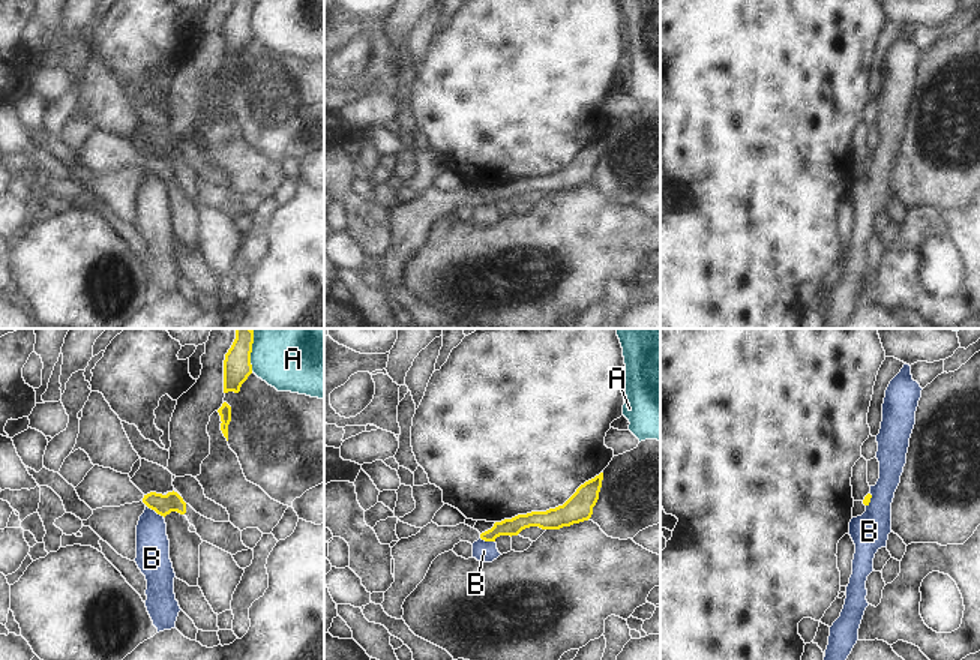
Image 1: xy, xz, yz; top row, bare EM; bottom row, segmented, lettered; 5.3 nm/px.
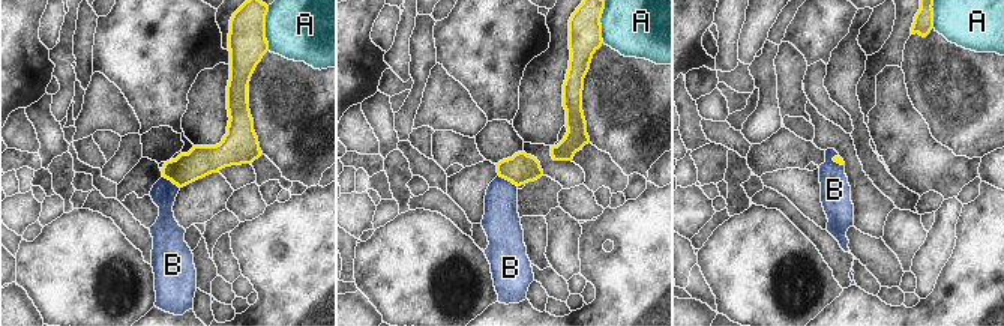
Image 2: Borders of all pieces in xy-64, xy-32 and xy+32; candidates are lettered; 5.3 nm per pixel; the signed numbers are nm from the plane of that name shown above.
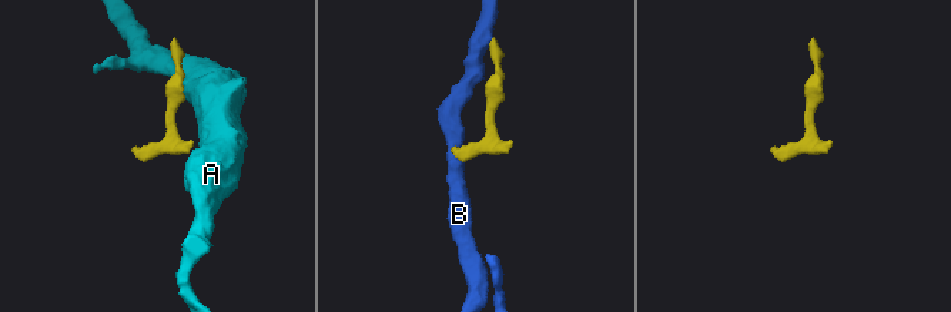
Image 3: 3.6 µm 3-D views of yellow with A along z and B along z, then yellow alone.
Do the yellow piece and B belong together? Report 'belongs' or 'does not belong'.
does not belong

